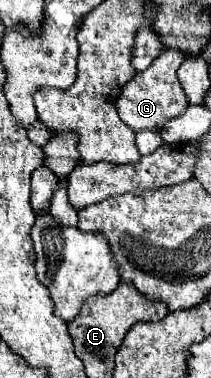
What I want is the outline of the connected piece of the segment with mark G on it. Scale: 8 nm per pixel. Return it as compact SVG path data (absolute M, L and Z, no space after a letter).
M163 49L161 55L157 57L157 61L143 73L137 73L123 89L121 95L117 99L117 113L123 119L123 123L127 127L131 127L135 133L137 131L161 131L165 121L181 115L187 107L189 101L185 97L185 93L181 91L179 79L177 79L177 69L181 65L181 61L185 61L185 55L177 53L175 49Z

